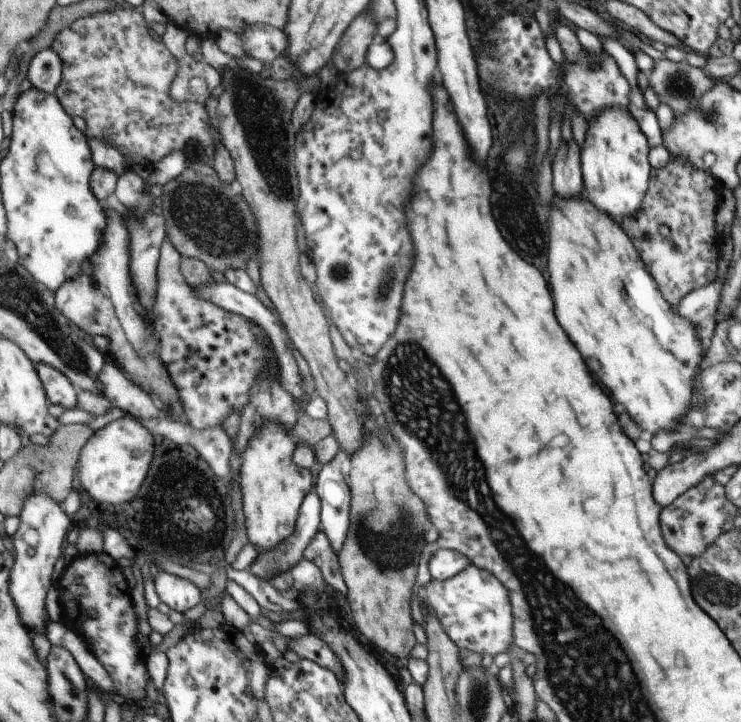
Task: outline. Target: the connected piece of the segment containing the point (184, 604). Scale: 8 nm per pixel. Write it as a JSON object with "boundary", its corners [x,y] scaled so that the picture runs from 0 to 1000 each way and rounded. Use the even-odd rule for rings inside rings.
{"boundary":[[[219,789],[206,801],[212,824],[228,842],[247,850],[274,832],[270,817],[265,816],[260,806],[233,798]]]}

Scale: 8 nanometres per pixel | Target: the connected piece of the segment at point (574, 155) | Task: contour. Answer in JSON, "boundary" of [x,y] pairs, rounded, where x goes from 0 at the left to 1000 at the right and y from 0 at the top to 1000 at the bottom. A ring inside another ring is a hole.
{"boundary":[[[773,194],[754,199],[746,222],[746,266],[752,274],[768,277],[784,269],[784,241],[781,241],[781,205]]]}

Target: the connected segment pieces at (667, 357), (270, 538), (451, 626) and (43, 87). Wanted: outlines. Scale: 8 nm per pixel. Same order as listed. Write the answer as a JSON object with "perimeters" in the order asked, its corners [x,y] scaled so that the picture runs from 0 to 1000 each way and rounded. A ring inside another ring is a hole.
{"perimeters":[[[[779,274],[771,280],[752,280],[749,285],[741,285],[741,349],[738,349],[738,374],[741,374],[741,385],[744,385],[744,402],[749,402],[749,435],[754,435],[754,446],[760,446],[760,457],[765,457],[765,463],[771,463],[771,474],[776,474],[776,479],[781,479],[781,485],[787,485],[787,496],[792,496],[792,501],[811,501],[808,507],[800,507],[800,518],[814,529],[814,535],[819,535],[819,540],[825,540],[825,551],[830,551],[830,557],[835,557],[843,571],[849,573],[849,579],[865,593],[865,596],[879,596],[879,598],[904,597],[908,605],[920,604],[918,589],[920,578],[927,572],[930,565],[930,551],[935,543],[938,532],[938,512],[946,504],[949,494],[947,475],[941,470],[937,450],[927,442],[920,440],[911,425],[906,425],[897,414],[893,413],[892,404],[884,399],[883,388],[873,380],[870,368],[865,366],[861,349],[854,341],[854,335],[849,335],[849,330],[841,324],[841,319],[827,310],[816,296],[806,294],[792,277]]],[[[363,583],[337,609],[332,623],[324,632],[325,645],[323,648],[321,668],[325,676],[333,753],[341,756],[347,769],[371,760],[397,740],[397,734],[401,731],[402,706],[406,704],[410,690],[417,683],[417,676],[420,676],[420,659],[417,659],[414,650],[401,648],[390,637],[395,620],[398,620],[398,609],[393,607],[391,598],[370,583]]],[[[633,781],[614,799],[580,805],[572,817],[568,828],[575,850],[592,857],[609,889],[617,892],[621,900],[630,900],[649,910],[696,902],[692,889],[692,839],[684,817],[667,796]]],[[[70,66],[54,71],[40,87],[38,109],[54,127],[76,132],[84,114],[85,86]]]]}

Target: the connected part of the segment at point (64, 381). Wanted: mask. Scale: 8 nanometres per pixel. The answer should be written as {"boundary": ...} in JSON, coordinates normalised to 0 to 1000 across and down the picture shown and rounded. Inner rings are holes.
{"boundary":[[[61,504],[49,508],[67,558],[80,560],[88,566],[105,565],[107,540],[82,512]]]}

